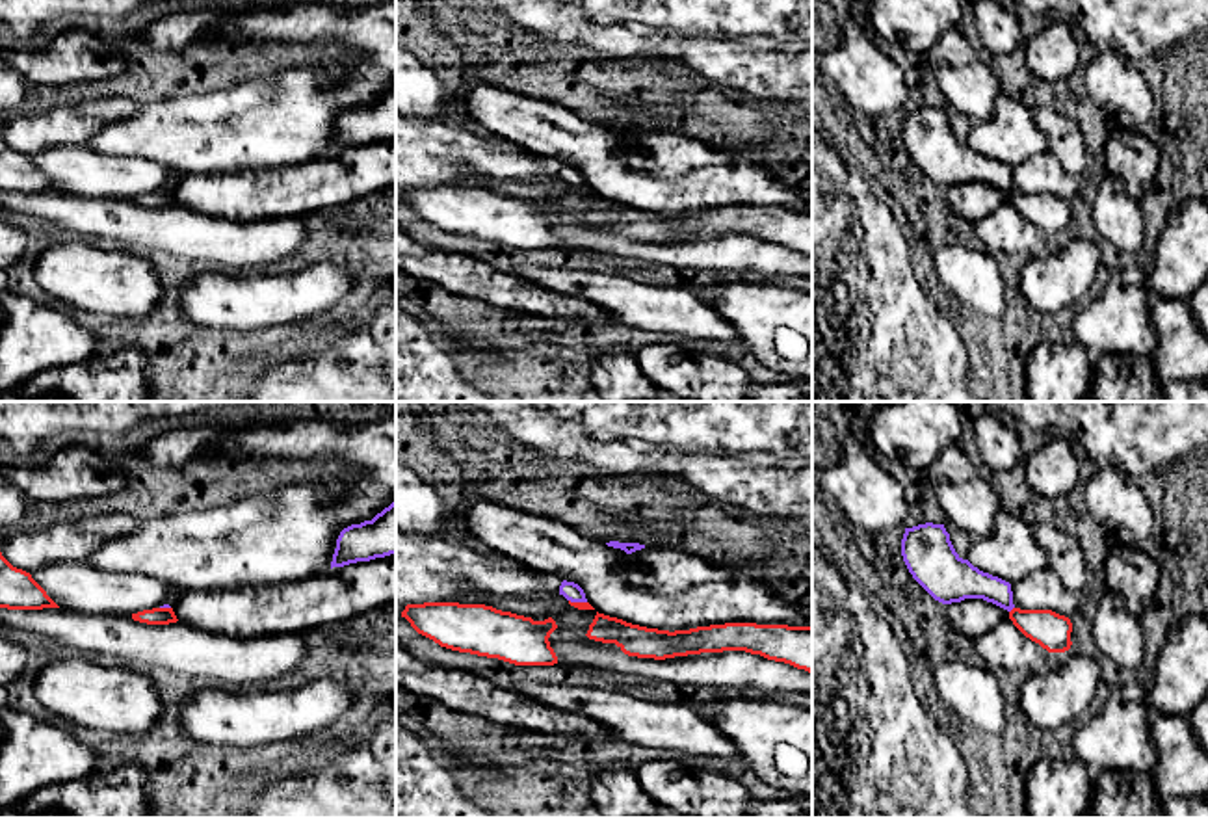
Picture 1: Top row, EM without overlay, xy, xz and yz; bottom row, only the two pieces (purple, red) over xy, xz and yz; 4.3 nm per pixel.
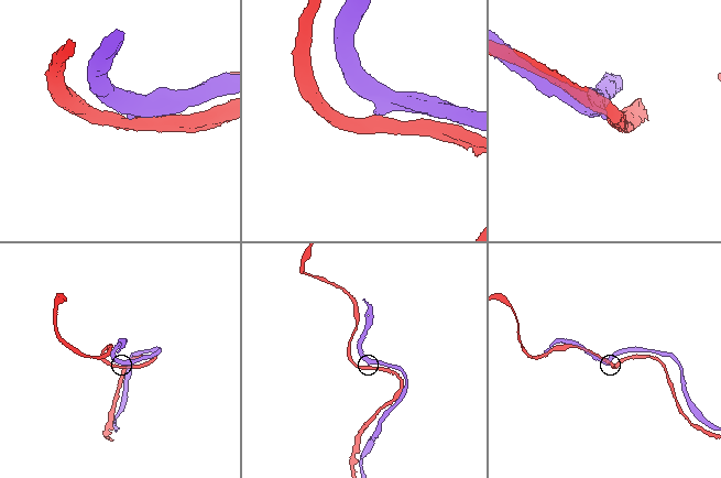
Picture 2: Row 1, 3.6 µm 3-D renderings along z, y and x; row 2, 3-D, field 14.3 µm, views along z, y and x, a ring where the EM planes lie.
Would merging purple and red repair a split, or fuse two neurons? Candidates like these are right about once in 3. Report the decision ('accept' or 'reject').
reject

